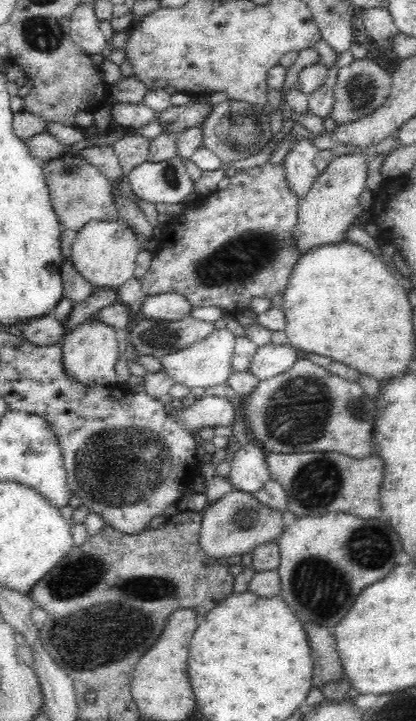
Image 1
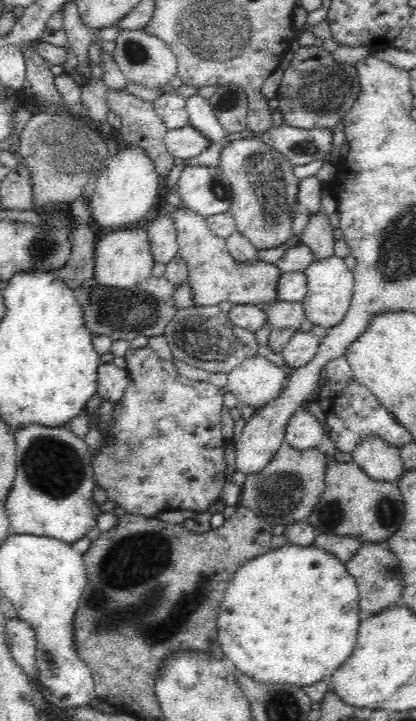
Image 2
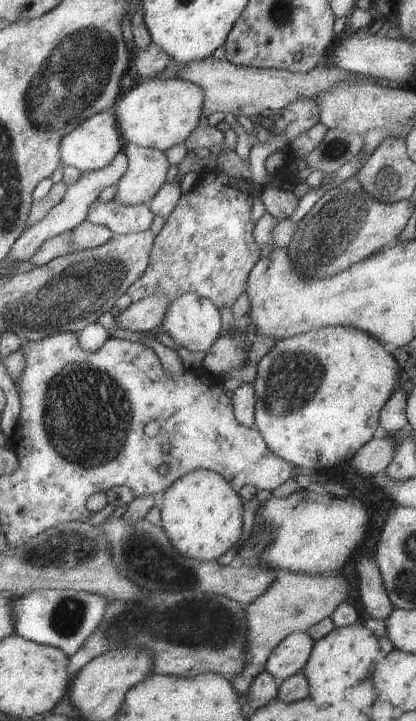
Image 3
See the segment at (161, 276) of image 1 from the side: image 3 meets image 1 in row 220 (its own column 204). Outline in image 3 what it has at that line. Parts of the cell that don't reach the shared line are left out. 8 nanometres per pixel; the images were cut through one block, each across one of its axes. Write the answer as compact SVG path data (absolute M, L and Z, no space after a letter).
M215 168L213 171L200 174L197 185L190 192L180 194L174 211L165 218L164 228L155 236L148 268L126 292L132 302L156 294L175 297L186 292L194 292L198 296L212 300L219 309L232 306L240 298L240 294L247 290L249 274L262 256L263 248L254 242L255 224L250 216L254 190L251 181L228 176Z

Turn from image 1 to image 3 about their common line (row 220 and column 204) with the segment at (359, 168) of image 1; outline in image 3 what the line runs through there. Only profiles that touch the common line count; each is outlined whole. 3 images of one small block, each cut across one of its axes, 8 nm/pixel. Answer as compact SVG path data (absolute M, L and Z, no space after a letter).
M186 292L186 294L175 296L170 302L166 316L162 320L162 326L170 334L172 340L182 348L187 348L192 352L207 353L220 336L222 328L220 310L209 298L198 296L194 292Z

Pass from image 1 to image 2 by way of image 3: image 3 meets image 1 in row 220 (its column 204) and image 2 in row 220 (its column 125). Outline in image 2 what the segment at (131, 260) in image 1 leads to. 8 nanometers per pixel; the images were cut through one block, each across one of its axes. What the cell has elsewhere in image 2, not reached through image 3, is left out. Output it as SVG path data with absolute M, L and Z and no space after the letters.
M126 143L117 148L117 153L107 162L107 168L95 183L94 194L89 203L91 218L100 228L120 230L144 222L150 208L157 206L159 177L152 159L142 147Z

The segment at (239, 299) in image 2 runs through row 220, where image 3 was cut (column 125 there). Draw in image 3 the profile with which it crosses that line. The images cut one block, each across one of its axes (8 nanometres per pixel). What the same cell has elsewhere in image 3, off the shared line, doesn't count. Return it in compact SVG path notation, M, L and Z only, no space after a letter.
M127 144L128 170L117 183L114 201L125 206L150 204L167 181L170 162L162 150Z

